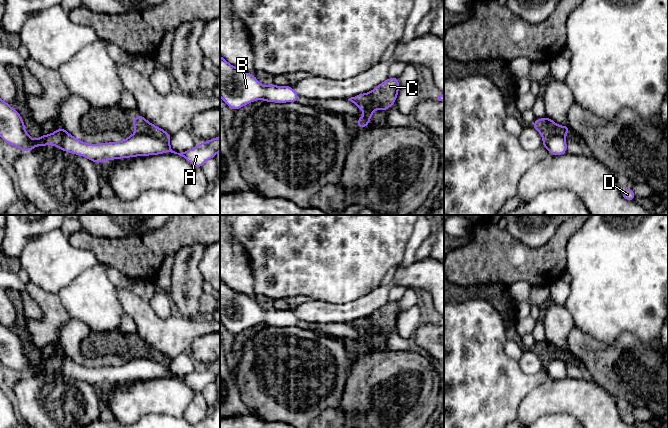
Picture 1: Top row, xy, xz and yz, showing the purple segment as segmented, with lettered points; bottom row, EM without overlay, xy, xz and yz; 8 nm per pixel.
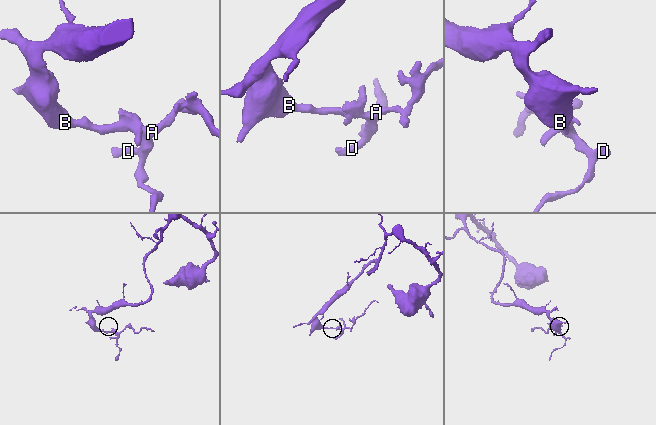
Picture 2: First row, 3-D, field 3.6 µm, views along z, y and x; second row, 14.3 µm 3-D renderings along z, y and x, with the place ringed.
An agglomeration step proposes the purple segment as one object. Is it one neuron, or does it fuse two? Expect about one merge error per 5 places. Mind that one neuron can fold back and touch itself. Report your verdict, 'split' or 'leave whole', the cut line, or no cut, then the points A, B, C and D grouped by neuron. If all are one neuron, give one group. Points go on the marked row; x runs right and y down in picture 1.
split; cut in xy along (135, 133), (150, 134), (168, 143); A B D / C

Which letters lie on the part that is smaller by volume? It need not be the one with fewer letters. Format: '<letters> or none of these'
C

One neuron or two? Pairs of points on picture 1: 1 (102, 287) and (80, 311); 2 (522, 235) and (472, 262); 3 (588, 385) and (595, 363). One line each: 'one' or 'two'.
1: one
2: two
3: two

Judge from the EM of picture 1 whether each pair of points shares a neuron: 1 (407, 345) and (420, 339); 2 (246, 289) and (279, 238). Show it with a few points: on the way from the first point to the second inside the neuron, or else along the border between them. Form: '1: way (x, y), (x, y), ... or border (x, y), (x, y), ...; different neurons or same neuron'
1: border (411, 340), (415, 348); different neurons
2: border (248, 255), (253, 275), (253, 290), (256, 294); different neurons

